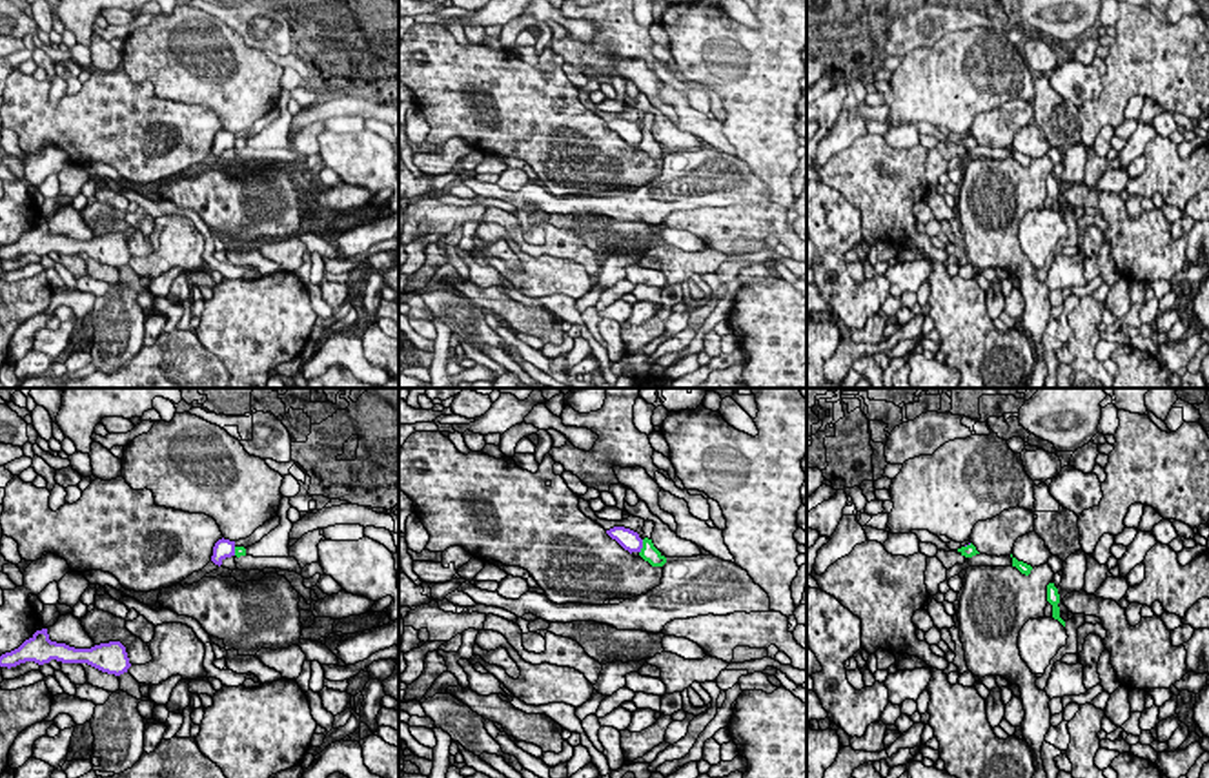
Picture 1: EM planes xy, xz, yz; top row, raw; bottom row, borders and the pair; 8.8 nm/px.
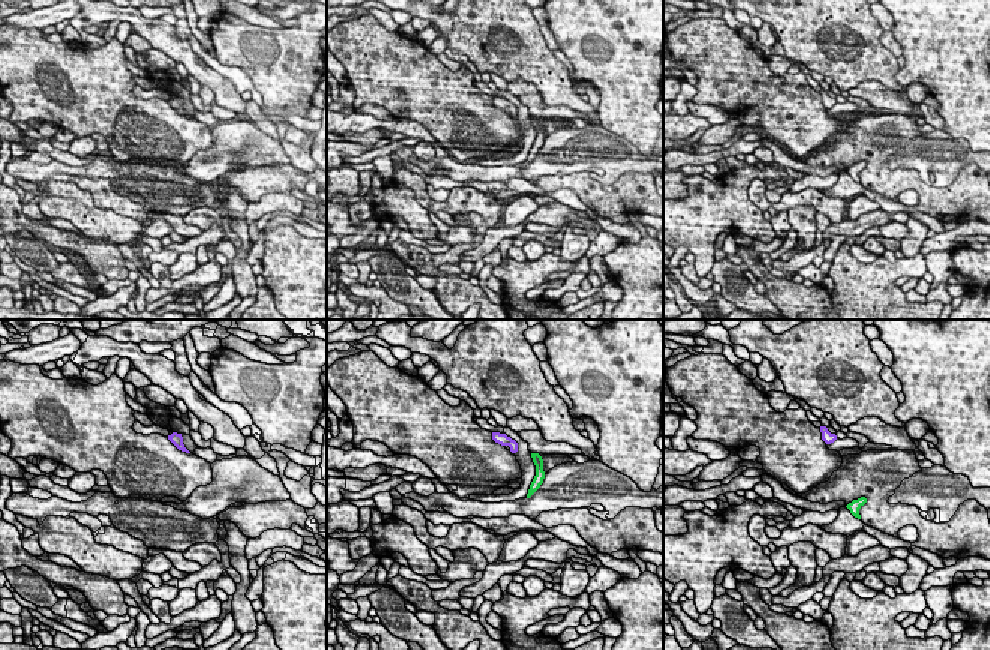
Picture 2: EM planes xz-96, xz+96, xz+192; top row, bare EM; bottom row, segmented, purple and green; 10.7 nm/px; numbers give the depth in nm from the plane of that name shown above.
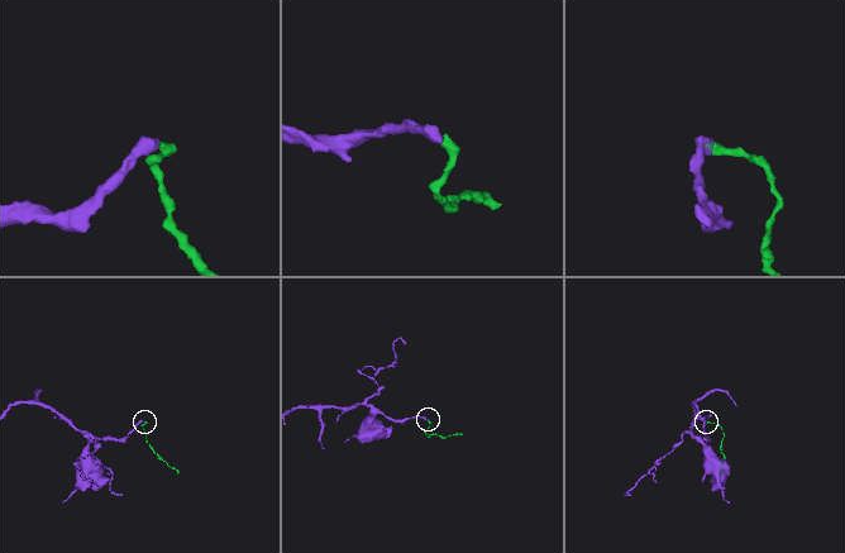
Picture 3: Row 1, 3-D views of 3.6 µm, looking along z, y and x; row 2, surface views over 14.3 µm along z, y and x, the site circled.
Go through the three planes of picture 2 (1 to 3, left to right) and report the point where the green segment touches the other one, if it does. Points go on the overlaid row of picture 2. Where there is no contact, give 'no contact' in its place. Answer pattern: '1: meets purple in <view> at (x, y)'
1: no contact
2: no contact
3: no contact

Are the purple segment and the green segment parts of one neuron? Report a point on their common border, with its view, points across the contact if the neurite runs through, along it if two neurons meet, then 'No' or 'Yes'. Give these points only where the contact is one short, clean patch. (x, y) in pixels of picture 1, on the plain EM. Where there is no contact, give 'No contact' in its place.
Touches purple at xz (641, 139). Boundary: xz (643, 132), (640, 144). No

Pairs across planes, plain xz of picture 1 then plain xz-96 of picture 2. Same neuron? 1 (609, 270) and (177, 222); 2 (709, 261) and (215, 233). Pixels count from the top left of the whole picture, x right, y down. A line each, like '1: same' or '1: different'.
1: different
2: same

